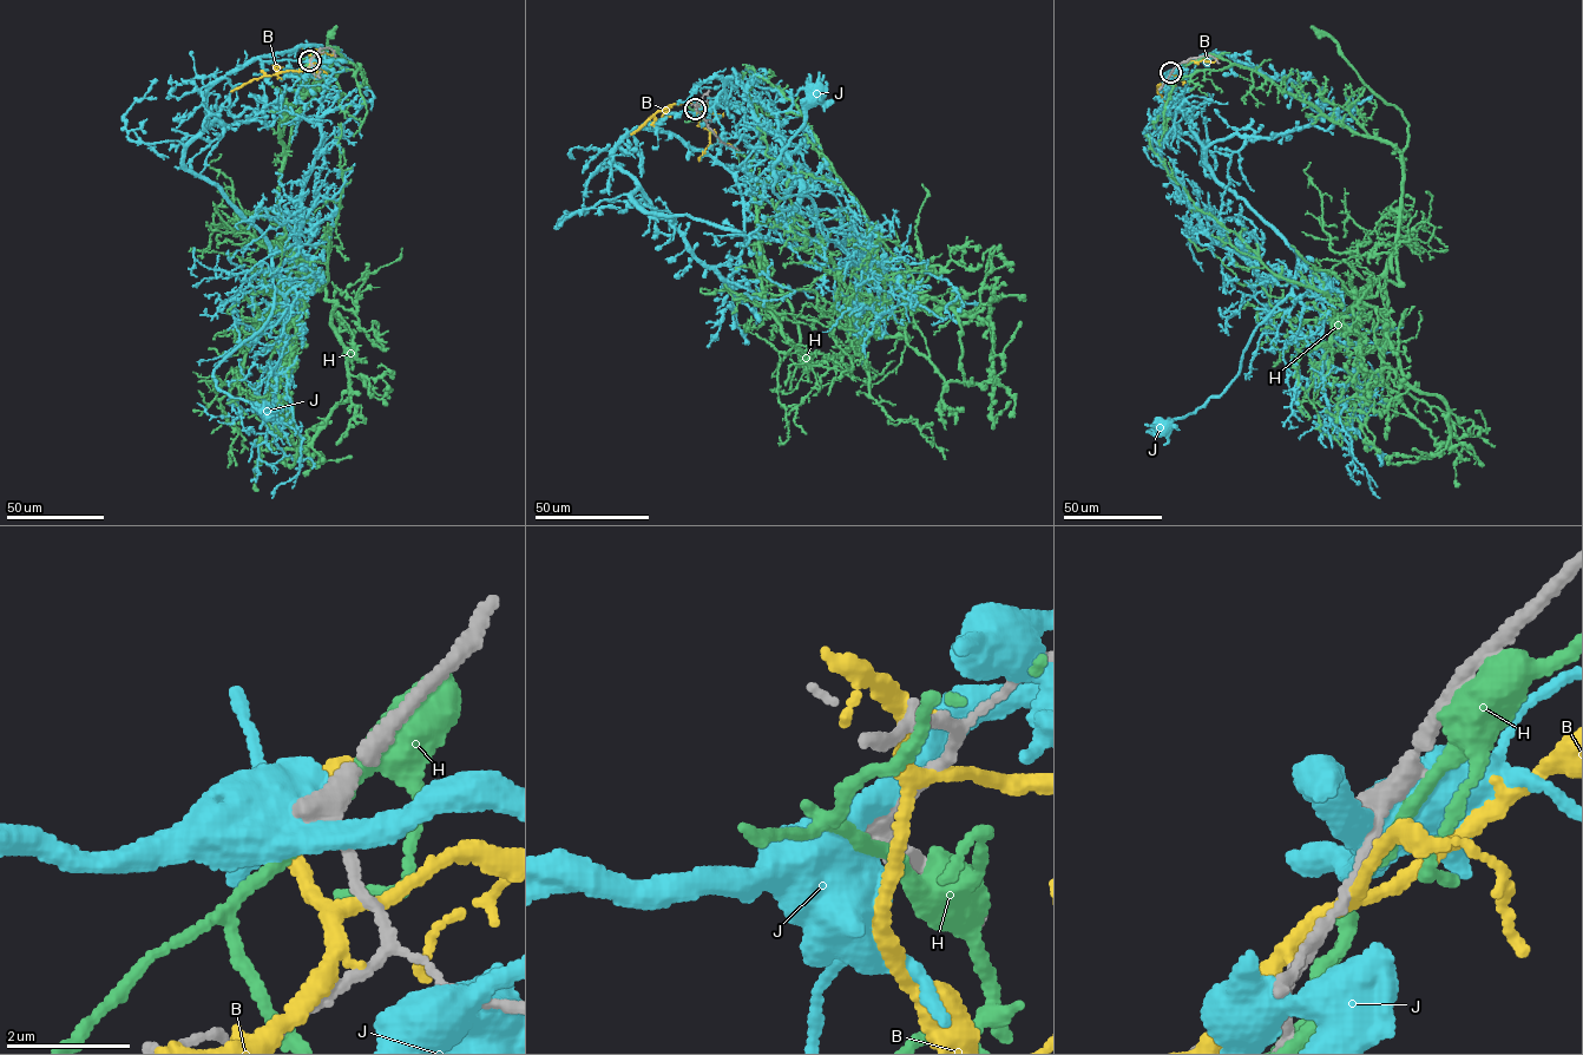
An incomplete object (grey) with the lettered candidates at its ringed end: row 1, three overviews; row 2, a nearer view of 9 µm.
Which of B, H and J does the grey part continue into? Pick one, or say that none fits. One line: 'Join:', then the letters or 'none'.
Join: none

